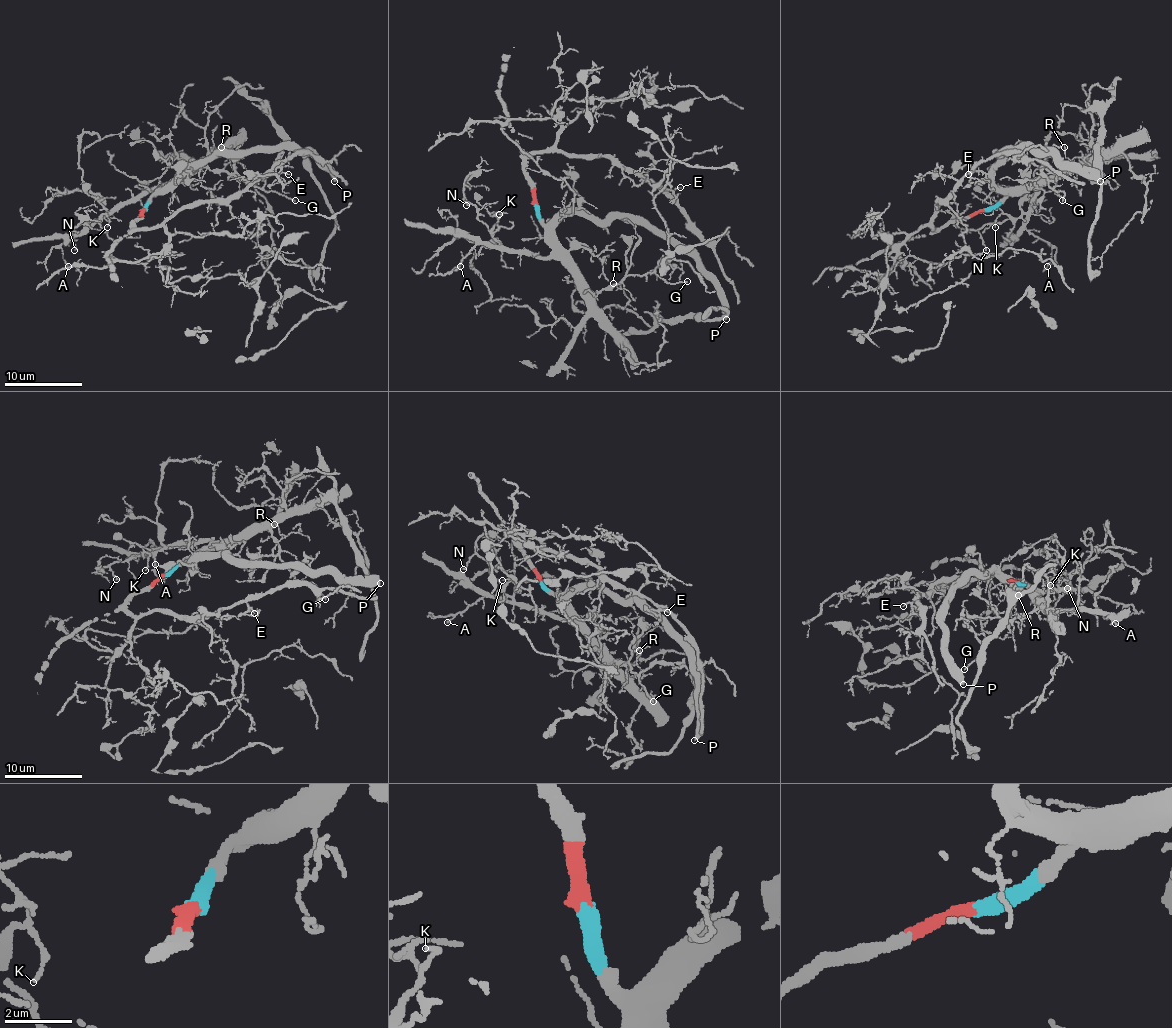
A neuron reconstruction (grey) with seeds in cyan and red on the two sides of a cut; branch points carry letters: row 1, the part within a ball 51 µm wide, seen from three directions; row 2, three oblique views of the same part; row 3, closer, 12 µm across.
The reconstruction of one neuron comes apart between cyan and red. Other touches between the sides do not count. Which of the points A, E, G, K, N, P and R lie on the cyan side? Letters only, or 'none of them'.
A, G, K, N, P, R

